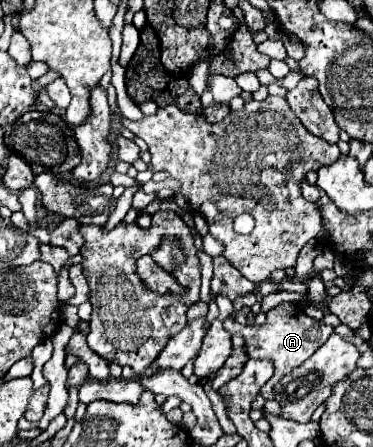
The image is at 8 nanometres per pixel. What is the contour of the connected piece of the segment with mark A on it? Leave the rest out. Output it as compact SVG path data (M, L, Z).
M282 303L282 305L274 307L274 309L270 309L268 315L266 315L266 323L260 325L260 327L240 325L234 319L226 319L224 321L224 329L230 335L240 333L244 337L244 343L246 343L246 349L248 349L248 357L252 357L252 359L272 359L274 361L276 371L274 371L272 379L260 391L266 399L272 399L274 397L274 385L278 385L280 379L284 375L288 375L292 369L302 365L318 347L322 347L326 343L326 339L334 331L332 327L324 325L322 321L310 319L304 313L304 309L300 305L294 305L294 303Z

